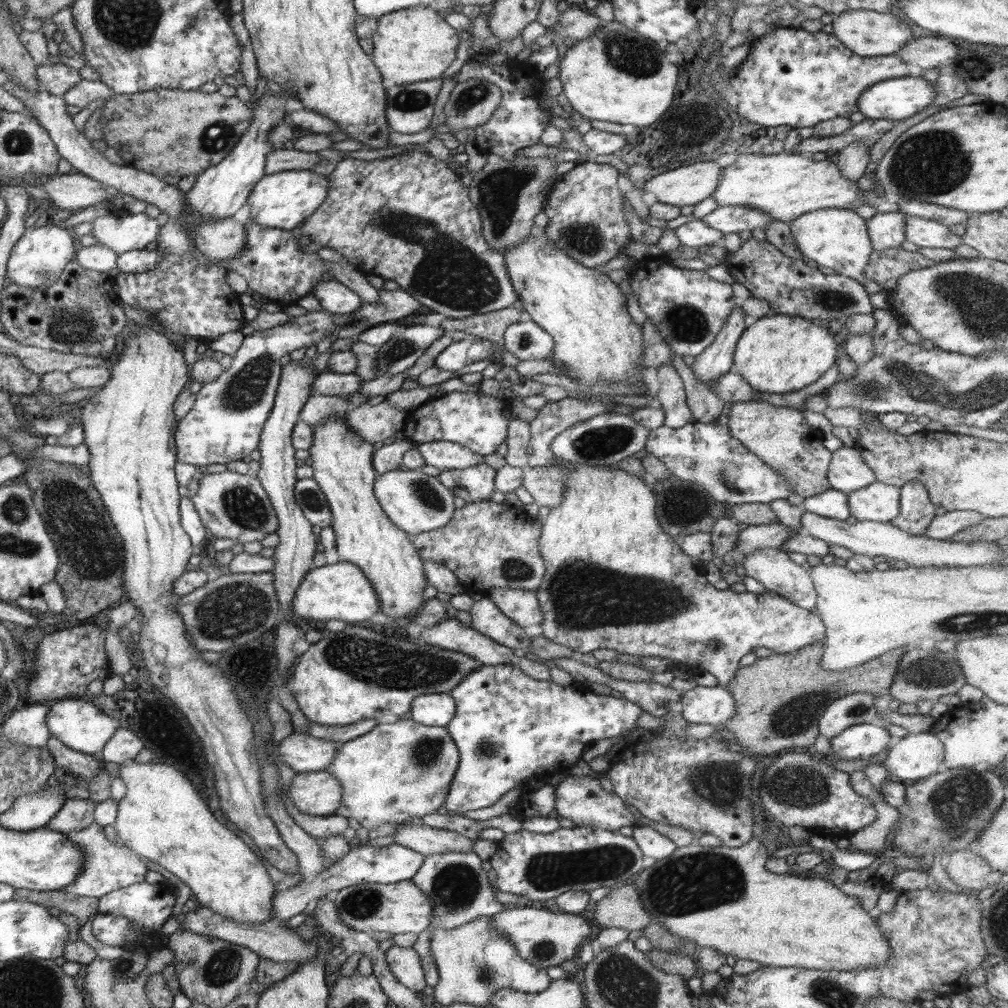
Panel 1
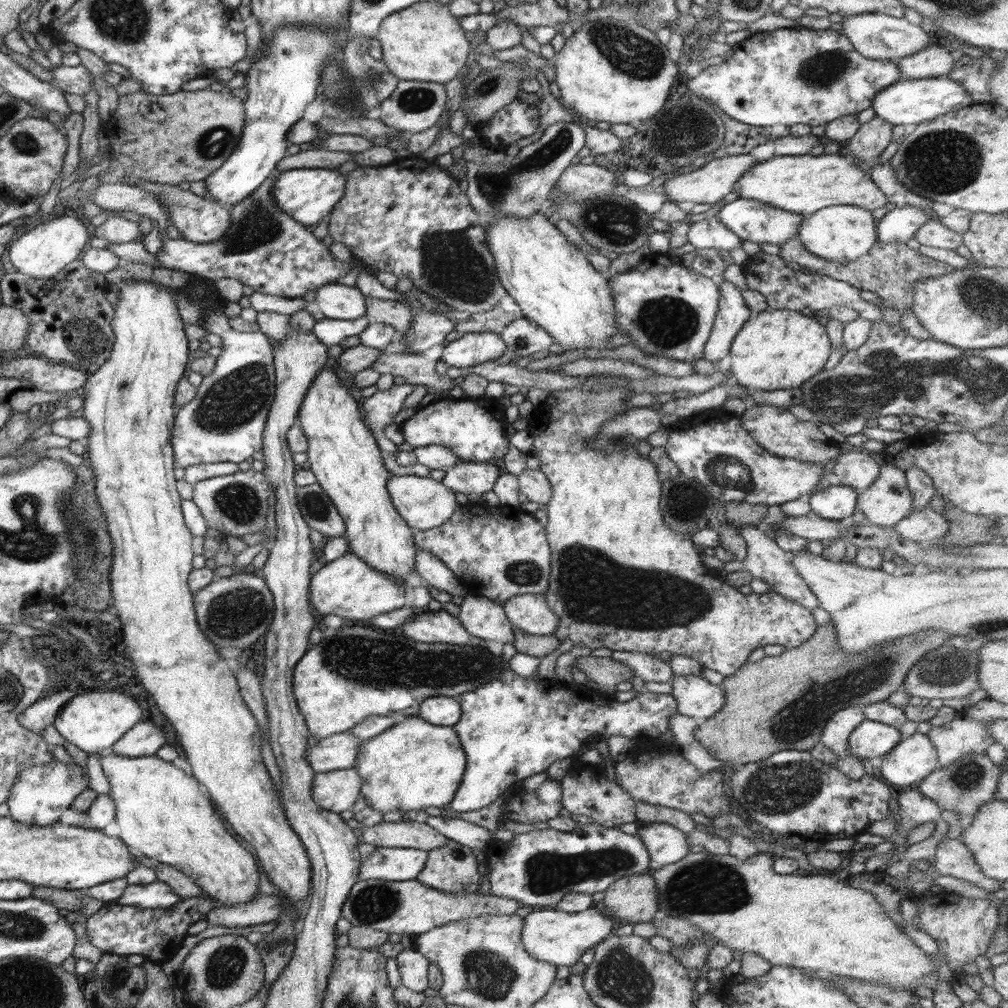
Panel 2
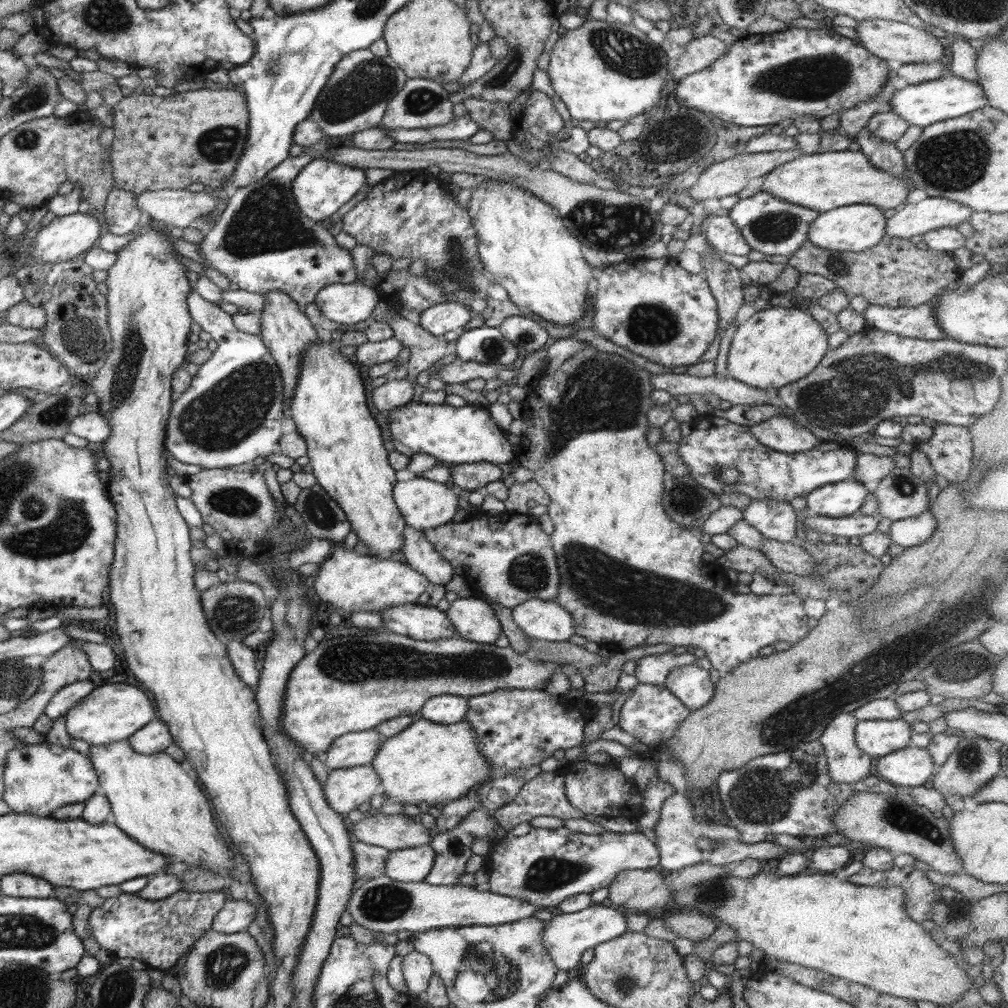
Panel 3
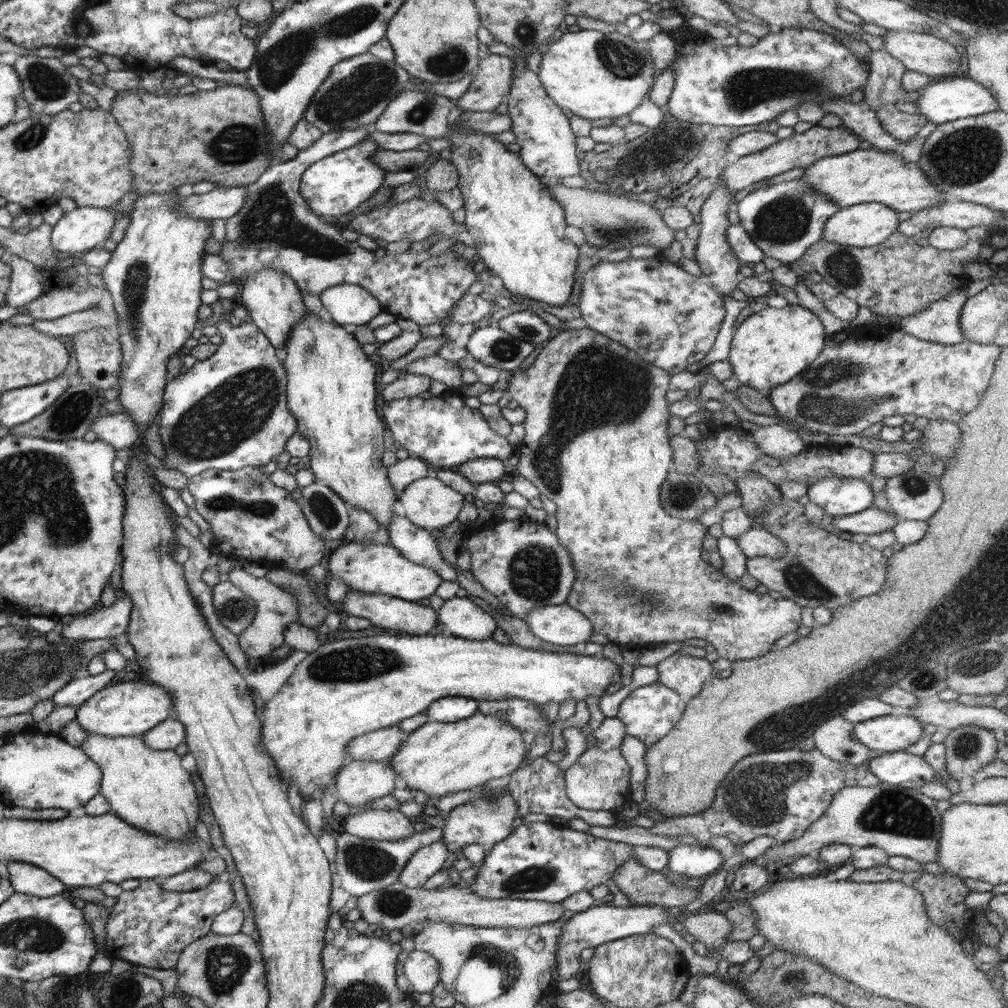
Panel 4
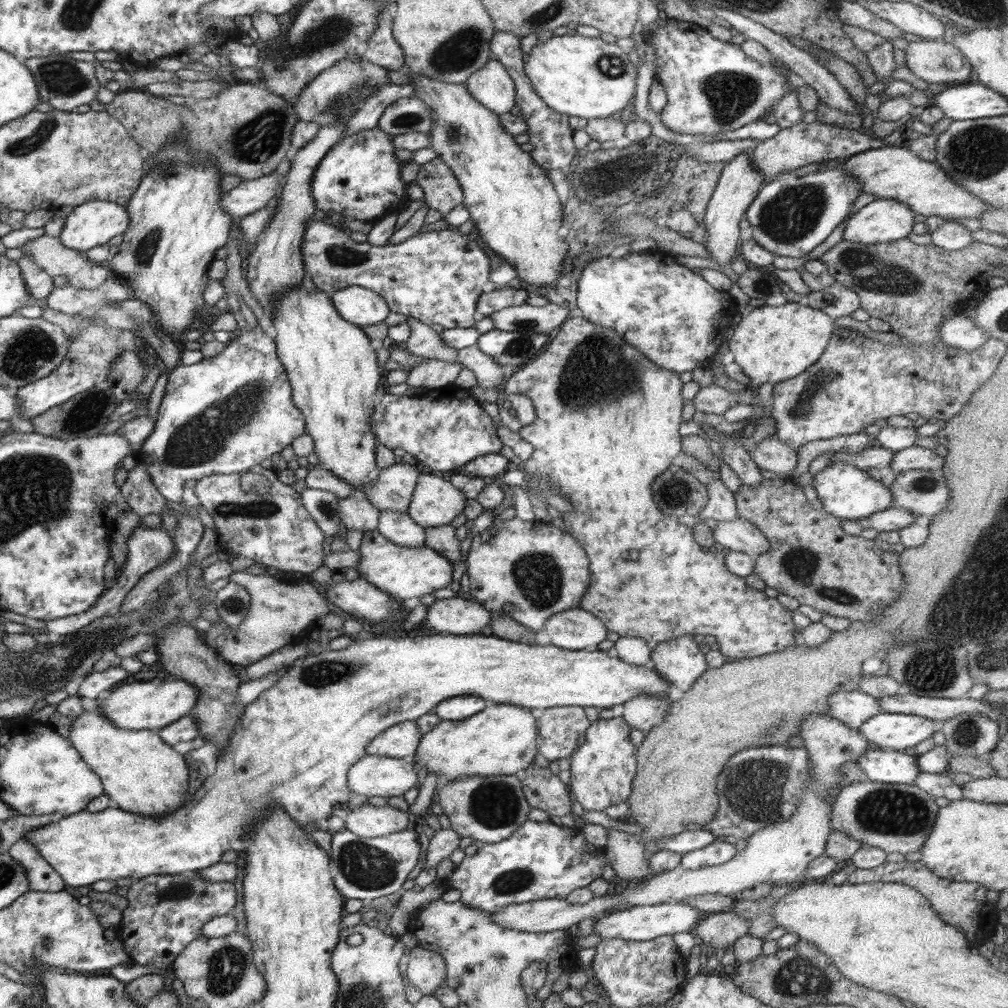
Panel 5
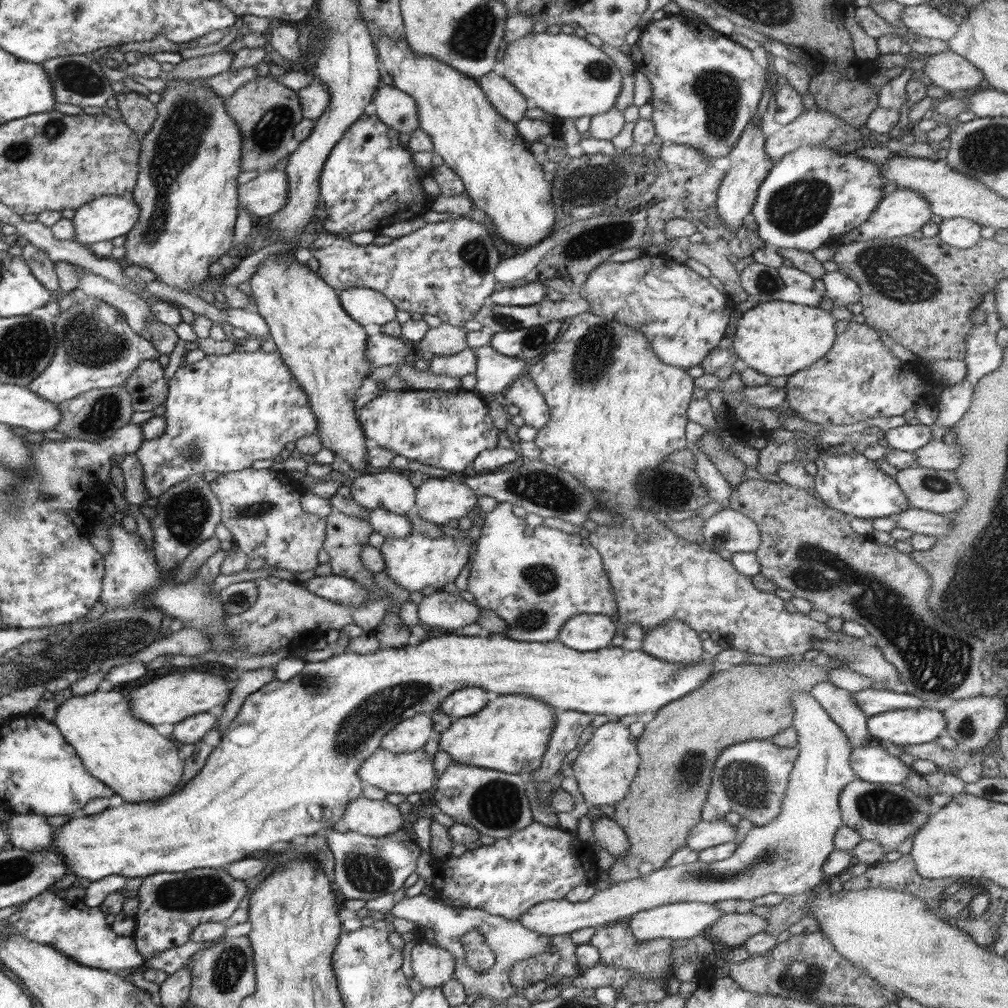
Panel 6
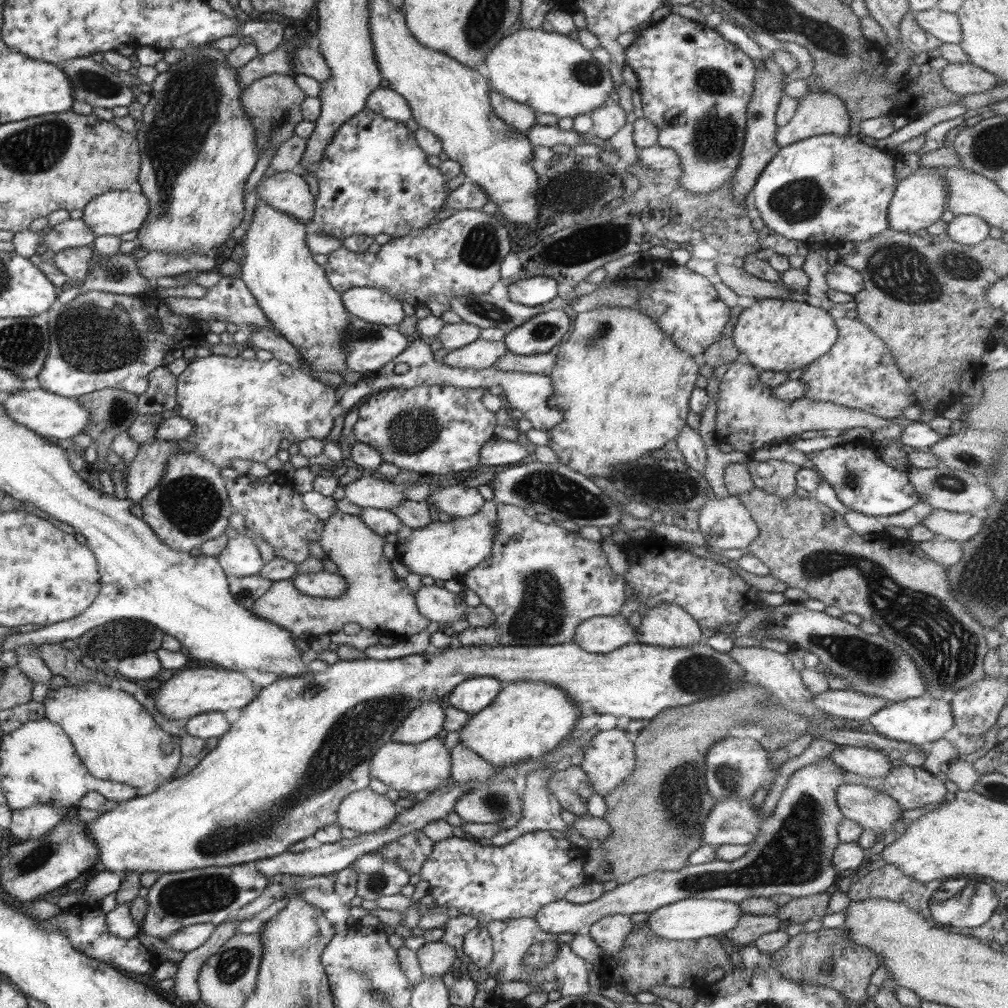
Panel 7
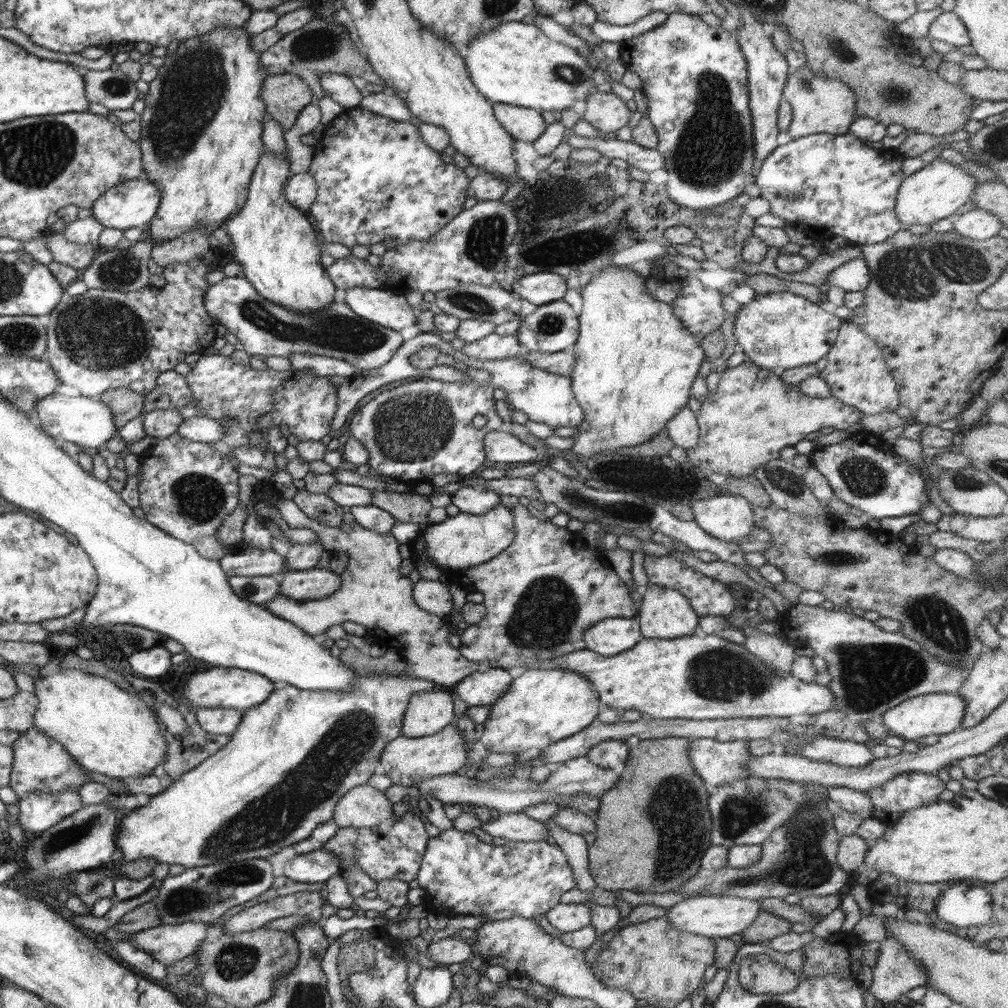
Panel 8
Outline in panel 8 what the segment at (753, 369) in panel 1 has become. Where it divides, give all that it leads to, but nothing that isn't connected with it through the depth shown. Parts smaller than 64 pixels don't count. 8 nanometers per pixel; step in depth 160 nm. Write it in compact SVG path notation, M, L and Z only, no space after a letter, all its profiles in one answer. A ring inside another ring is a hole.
M786 292L758 295L750 304L742 306L735 315L733 335L742 347L746 360L752 361L756 366L773 371L783 371L818 362L833 347L842 322L840 317L826 312L819 304Z

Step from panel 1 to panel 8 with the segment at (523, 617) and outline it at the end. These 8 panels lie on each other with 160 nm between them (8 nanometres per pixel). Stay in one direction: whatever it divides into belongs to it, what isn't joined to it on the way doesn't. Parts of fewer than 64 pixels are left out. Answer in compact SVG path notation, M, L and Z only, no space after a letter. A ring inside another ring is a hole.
M605 618L584 632L587 650L601 656L614 656L631 650L642 640L641 628L636 618Z

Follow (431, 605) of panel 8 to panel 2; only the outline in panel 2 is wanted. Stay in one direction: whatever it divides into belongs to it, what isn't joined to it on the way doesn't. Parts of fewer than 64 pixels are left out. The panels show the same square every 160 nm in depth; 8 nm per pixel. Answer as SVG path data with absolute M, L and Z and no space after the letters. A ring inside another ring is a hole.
M467 594L459 604L458 621L469 634L482 641L514 643L514 626L508 621L503 605L489 598Z

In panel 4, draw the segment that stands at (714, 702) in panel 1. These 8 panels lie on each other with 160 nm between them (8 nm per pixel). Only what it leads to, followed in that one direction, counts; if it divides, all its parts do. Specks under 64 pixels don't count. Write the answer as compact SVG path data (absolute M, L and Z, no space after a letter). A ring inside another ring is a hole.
M677 653L662 660L655 668L659 677L657 682L684 700L698 696L704 682L715 674L712 663L708 660Z

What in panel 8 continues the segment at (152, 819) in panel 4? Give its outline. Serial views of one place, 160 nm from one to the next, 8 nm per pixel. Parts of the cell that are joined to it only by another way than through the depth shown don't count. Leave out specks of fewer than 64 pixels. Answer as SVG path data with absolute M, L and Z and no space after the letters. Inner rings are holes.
M61 669L48 678L35 678L34 686L39 698L35 727L60 741L86 771L123 780L152 775L158 764L166 762L169 746L160 734L157 716L138 695L116 686L111 679Z

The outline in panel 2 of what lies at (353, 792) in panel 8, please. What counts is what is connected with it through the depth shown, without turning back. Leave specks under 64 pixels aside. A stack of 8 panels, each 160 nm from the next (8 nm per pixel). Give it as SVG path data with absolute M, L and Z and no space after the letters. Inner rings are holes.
M404 819L363 826L362 840L376 847L413 848L428 852L444 846L449 838L428 823Z

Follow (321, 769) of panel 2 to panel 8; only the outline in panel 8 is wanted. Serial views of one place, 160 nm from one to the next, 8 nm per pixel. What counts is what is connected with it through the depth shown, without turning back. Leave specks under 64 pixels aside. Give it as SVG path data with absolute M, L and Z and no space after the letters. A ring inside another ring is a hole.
M441 687L412 695L403 716L401 734L420 738L440 732L455 718L454 699L451 689Z

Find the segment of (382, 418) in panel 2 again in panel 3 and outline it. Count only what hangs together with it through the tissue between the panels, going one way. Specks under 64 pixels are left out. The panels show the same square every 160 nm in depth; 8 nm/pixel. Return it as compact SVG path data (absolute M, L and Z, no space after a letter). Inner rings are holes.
M392 376L388 382L374 387L372 402L380 412L386 415L389 410L411 402L413 393L412 383L407 377L397 380Z

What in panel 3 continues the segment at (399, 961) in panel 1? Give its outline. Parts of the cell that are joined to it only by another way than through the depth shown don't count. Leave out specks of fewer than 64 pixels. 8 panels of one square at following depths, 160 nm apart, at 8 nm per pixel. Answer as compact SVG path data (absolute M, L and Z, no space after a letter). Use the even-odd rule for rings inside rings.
M413 951L403 956L403 976L408 986L407 994L413 999L424 994L434 974L433 964L425 954Z

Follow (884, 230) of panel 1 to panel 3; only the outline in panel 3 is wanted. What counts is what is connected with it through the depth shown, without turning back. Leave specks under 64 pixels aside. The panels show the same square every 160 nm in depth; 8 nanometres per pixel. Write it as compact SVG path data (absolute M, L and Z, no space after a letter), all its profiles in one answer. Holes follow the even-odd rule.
M927 197L918 203L908 203L886 222L885 234L909 239L930 230L957 227L969 222L974 211L948 198Z

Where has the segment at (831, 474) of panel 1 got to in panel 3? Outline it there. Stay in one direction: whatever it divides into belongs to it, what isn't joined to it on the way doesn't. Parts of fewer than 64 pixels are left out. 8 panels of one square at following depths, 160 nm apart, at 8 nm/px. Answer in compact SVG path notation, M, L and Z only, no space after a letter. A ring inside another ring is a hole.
M871 453L856 455L853 479L862 484L878 484L896 468L891 456L877 456Z

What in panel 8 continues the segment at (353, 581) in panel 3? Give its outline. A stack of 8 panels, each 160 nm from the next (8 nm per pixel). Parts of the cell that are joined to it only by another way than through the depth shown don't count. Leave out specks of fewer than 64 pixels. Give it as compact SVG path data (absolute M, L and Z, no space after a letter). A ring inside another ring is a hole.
M498 503L492 510L481 515L460 511L455 517L448 516L441 523L425 524L421 534L427 550L424 556L436 566L442 567L445 573L451 568L454 570L478 566L492 560L501 550L510 546L515 535L513 522L511 509Z

